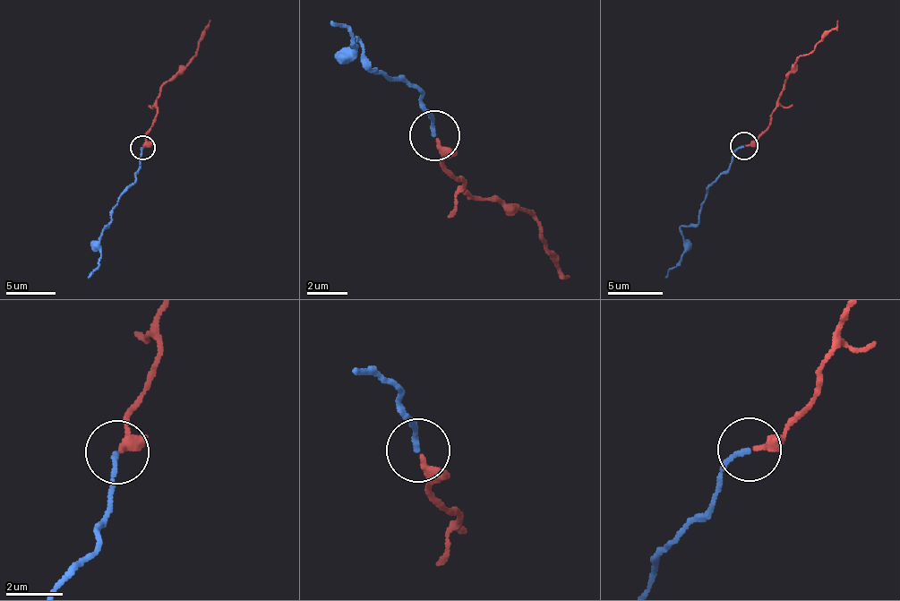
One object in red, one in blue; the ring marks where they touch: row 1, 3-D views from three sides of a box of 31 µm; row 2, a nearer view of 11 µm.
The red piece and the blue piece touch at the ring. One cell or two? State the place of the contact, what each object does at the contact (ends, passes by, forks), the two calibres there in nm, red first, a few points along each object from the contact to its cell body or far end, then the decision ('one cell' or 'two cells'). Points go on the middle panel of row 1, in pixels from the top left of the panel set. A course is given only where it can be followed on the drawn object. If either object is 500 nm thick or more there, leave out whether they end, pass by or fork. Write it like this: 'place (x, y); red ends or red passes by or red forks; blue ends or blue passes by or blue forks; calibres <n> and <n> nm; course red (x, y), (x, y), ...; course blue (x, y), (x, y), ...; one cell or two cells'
place (434, 135); red ends; blue ends; calibres 280 and 190 nm; course red (439, 139), (456, 176), (472, 194), (524, 210), (543, 242), (570, 278); course blue (433, 134), (434, 120), (412, 85), (376, 72), (357, 43), (355, 48), (351, 30), (332, 21); one cell

